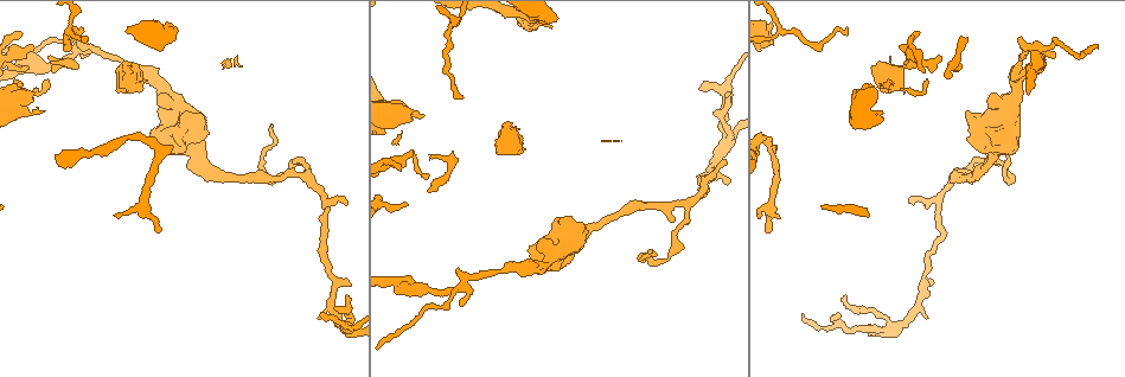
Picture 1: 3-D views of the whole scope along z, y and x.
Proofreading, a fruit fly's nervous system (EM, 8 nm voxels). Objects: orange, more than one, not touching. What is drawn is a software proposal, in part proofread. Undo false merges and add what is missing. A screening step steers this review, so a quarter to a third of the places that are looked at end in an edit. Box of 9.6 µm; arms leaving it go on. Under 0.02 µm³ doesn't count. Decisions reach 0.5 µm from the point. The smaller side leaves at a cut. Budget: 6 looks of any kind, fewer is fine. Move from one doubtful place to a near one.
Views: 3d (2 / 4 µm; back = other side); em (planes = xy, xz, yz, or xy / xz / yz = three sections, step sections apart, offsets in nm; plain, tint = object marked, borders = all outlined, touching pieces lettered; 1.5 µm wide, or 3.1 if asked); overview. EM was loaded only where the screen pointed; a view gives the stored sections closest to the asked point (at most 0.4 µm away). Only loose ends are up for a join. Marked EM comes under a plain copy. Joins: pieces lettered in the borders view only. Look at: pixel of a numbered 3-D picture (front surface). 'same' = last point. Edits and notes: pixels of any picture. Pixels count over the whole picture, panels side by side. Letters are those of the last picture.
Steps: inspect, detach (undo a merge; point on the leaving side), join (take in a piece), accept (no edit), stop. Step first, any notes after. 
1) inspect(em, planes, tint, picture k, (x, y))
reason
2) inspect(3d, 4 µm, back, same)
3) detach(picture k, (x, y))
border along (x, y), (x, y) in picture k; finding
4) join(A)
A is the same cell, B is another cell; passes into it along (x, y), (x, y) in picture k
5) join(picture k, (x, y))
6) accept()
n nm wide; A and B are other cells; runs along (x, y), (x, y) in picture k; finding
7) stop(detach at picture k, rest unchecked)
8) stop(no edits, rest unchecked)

inspect(em, xz, step 4, tint, picture 1, (725, 98))
free end

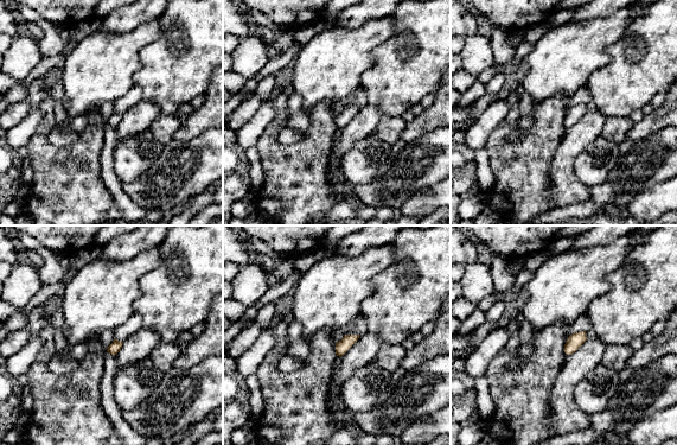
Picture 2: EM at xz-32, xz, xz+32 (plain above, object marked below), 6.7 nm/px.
inspect(em, planes, borders, same)
another direction

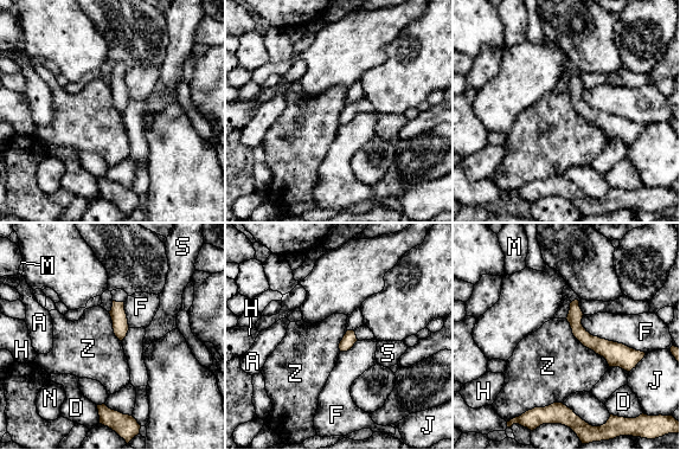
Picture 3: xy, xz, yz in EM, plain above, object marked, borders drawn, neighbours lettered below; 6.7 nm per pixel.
accept()
F touches over 500 nm; A, D, F, H, J, M, N, S and Z are other cells; border along (565, 319), (571, 333), (609, 366) in picture 3; no lettered piece goes on from it

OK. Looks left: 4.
inspect(3d, 4 µm, back, picture 1, (681, 204))
abrupt turn

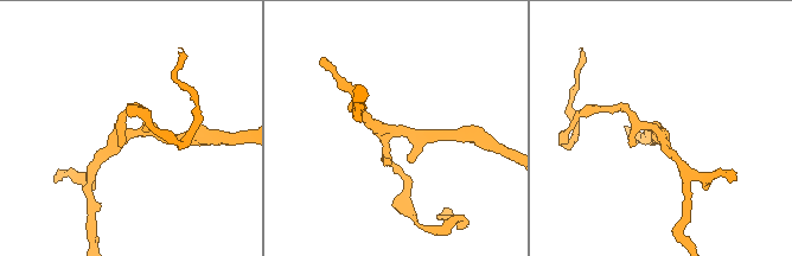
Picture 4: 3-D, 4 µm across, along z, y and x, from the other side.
inspect(em, planes, borders, picture 4, (392, 129))
3 arms

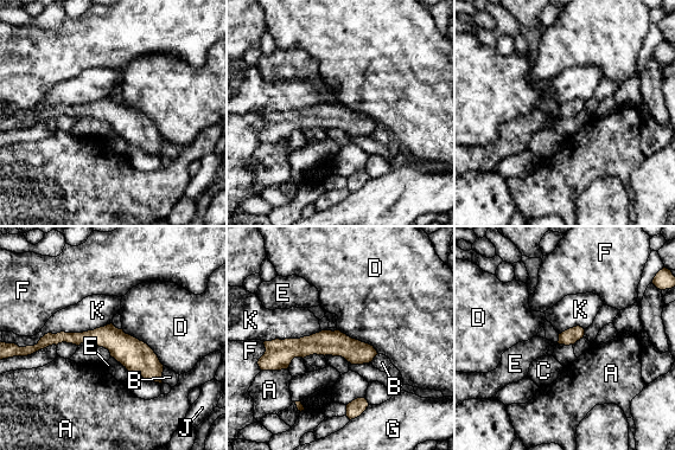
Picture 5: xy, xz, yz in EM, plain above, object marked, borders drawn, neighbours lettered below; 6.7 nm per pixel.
accept()
110 nm wide; A, B, C, D, E, F, G, J and K are other cells; runs along (42, 345), (110, 338), (159, 379) in picture 5; one neuron here

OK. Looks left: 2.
inspect(em, planes, borders, picture 1, (1037, 46))
three-way junction

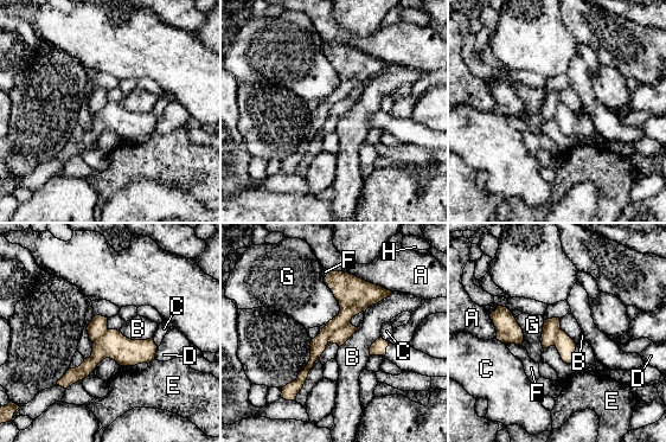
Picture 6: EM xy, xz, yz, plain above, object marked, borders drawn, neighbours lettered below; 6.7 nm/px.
detach(picture 6, (341, 335))
A touches over 440 nm; A, B, C, D, E, F, G and H are other cells; border along (350, 322), (335, 330), (327, 341) in picture 6; a second neuron is stuck on

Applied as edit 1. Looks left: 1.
stop(detach at picture 6, rest unchecked)

